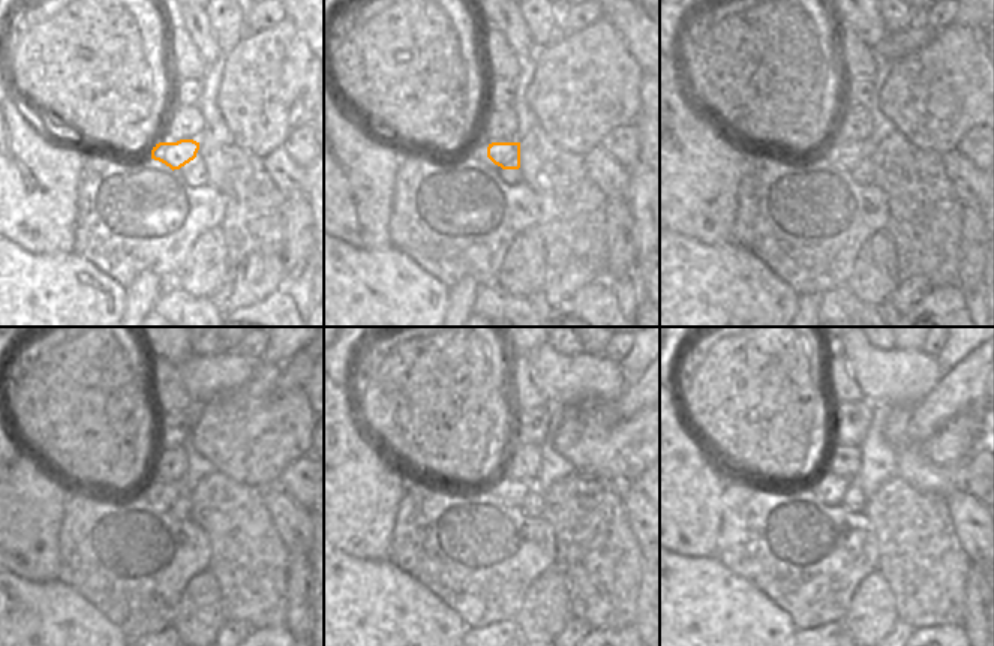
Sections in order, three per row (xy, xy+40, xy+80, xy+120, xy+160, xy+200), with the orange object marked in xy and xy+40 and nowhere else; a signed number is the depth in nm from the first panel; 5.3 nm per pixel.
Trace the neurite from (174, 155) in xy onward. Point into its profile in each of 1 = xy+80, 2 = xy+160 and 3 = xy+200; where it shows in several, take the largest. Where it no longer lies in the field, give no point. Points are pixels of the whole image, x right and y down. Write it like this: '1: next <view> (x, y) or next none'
1: next xy+80 (846, 155)
2: next xy+160 (494, 484)
3: next xy+200 (829, 487)

